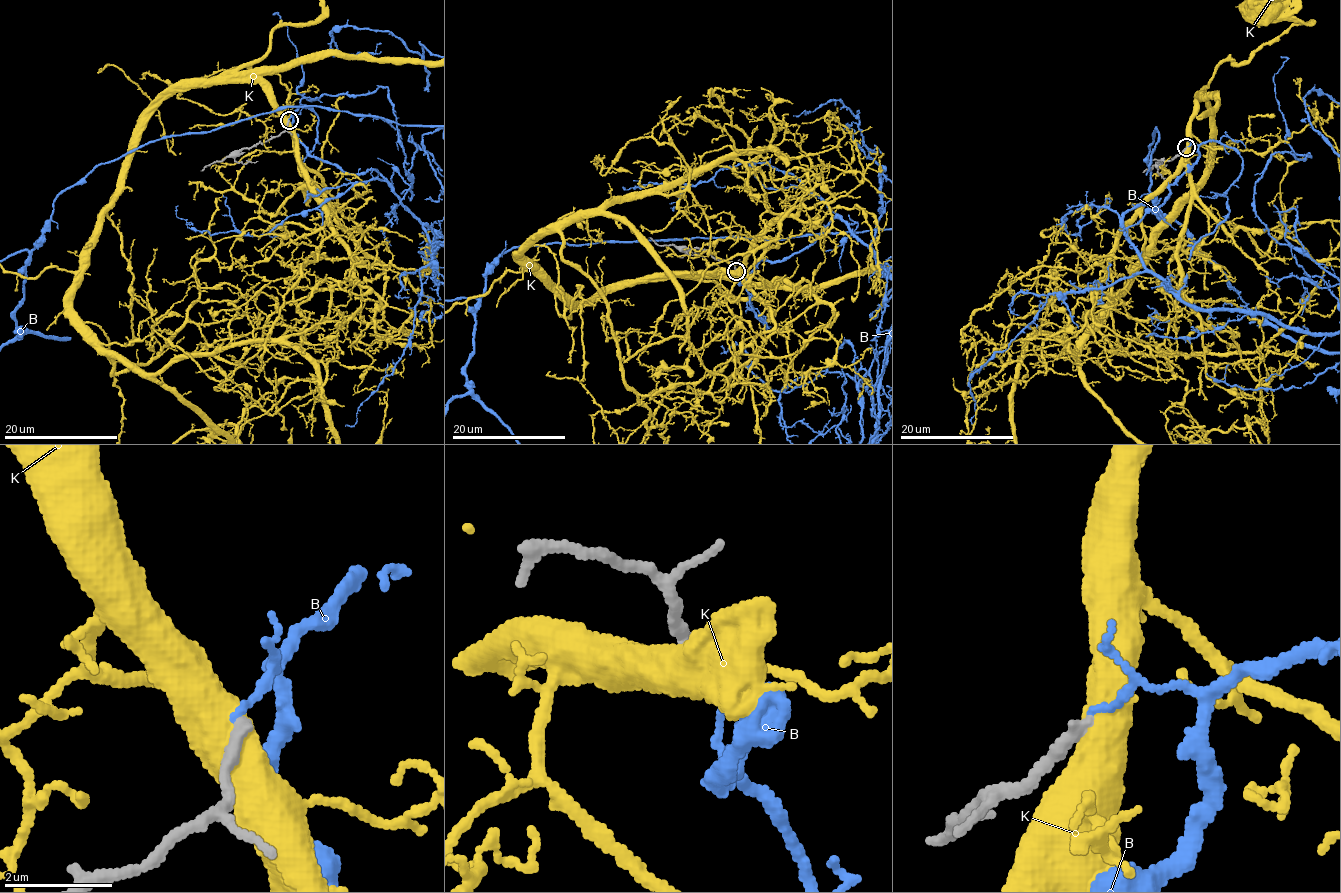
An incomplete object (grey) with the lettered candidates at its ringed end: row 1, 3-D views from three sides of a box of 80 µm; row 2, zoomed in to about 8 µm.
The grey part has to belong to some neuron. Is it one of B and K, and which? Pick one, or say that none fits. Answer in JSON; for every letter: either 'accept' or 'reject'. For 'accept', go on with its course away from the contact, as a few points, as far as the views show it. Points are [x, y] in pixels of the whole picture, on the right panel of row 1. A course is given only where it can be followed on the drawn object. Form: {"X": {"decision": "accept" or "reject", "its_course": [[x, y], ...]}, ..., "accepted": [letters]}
{"B": {"decision": "reject"}, "K": {"decision": "reject"}, "accepted": []}

